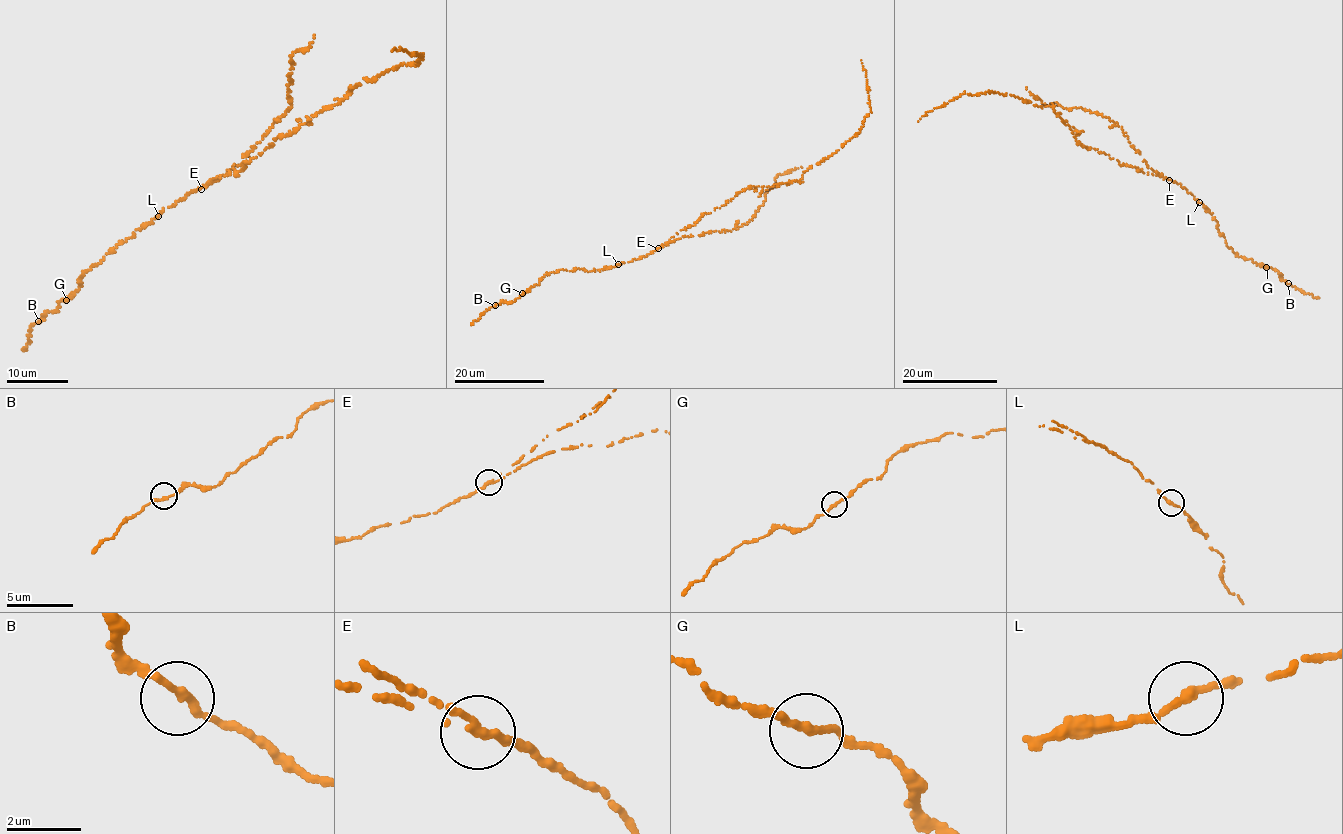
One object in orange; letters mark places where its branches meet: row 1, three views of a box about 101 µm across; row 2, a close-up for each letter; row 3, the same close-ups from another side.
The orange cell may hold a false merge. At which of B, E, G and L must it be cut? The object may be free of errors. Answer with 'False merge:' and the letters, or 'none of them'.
False merge: E

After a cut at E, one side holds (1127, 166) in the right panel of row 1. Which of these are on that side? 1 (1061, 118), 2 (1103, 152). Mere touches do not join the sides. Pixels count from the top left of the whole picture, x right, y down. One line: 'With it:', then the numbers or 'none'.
With it: 1, 2

